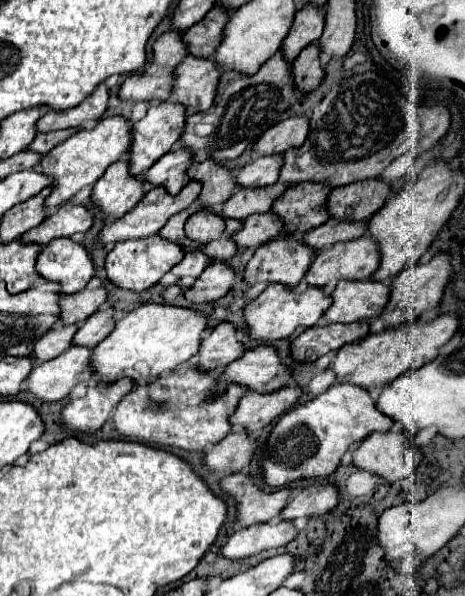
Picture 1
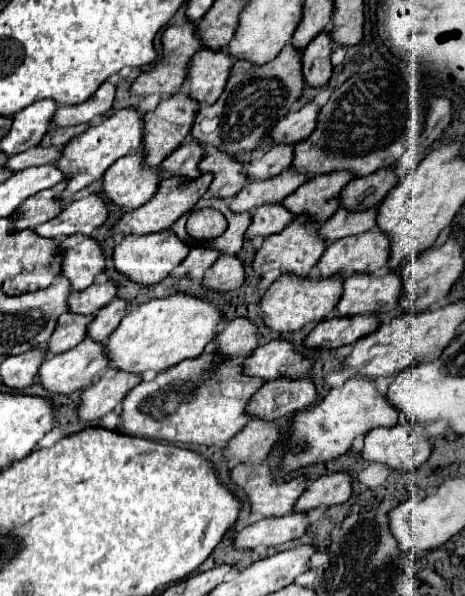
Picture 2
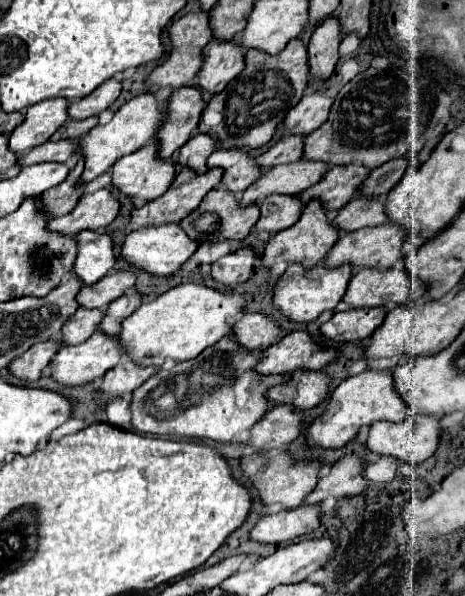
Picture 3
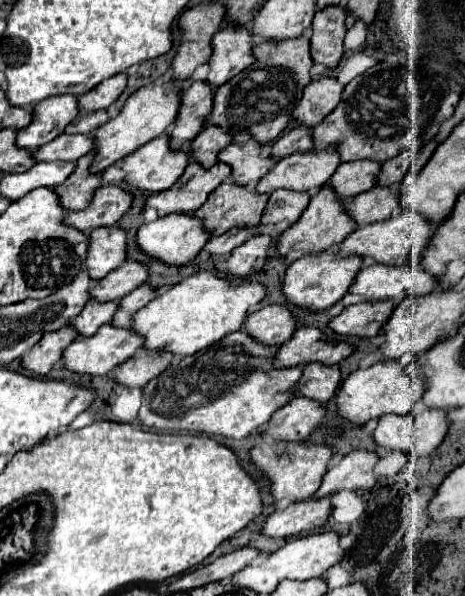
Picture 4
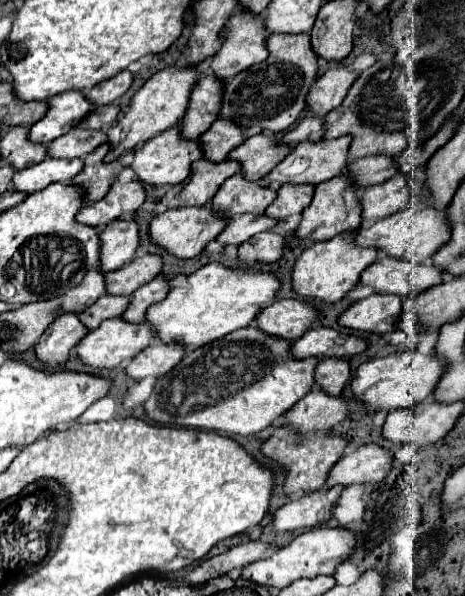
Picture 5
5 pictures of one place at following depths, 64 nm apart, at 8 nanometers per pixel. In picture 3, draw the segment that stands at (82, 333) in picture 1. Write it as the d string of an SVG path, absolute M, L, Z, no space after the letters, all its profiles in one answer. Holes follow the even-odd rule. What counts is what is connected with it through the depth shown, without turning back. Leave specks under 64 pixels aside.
M124 294L120 296L118 300L114 300L108 308L106 308L106 314L104 314L104 320L98 324L98 332L106 334L106 336L114 336L114 332L118 332L118 328L122 326L122 320L126 316L130 316L130 312L134 312L134 308L142 304L142 296L140 294Z

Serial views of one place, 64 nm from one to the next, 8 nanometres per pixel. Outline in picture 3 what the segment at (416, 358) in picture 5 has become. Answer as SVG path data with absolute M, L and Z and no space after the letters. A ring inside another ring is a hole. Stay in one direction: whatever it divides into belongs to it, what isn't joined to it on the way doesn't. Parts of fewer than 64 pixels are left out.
M362 372L334 388L324 412L306 424L304 438L308 446L336 450L344 448L350 440L354 440L362 426L372 426L378 420L402 422L404 418L406 404L402 404L402 398L398 396L398 392L394 392L392 372Z

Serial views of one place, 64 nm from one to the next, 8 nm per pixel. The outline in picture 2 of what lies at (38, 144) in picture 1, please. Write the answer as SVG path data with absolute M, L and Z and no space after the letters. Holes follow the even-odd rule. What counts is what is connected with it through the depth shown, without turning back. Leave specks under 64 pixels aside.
M78 124L78 126L66 126L66 128L50 128L44 138L40 140L40 146L48 148L48 146L66 146L70 142L70 138L78 136L80 132L84 132L88 128L88 124Z

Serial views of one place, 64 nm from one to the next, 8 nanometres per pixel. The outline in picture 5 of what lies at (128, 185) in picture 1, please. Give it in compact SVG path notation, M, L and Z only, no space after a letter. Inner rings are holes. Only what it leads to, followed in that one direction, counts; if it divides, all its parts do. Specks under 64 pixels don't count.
M172 128L172 130L162 132L160 136L154 136L144 146L140 146L134 154L134 160L132 160L130 168L136 172L136 176L142 184L172 186L172 184L180 184L188 176L190 164L198 158L202 158L202 152L198 152L198 142L184 140L180 136L180 130Z

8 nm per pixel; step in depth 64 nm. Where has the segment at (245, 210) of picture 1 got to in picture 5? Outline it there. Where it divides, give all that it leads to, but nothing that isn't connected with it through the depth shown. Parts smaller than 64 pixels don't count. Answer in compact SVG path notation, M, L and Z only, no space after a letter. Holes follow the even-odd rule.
M346 136L338 140L320 140L318 144L298 144L270 174L264 178L264 186L284 186L284 184L310 184L318 186L320 182L326 182L338 174L342 174L342 168L346 162L346 148L350 146L350 140Z

